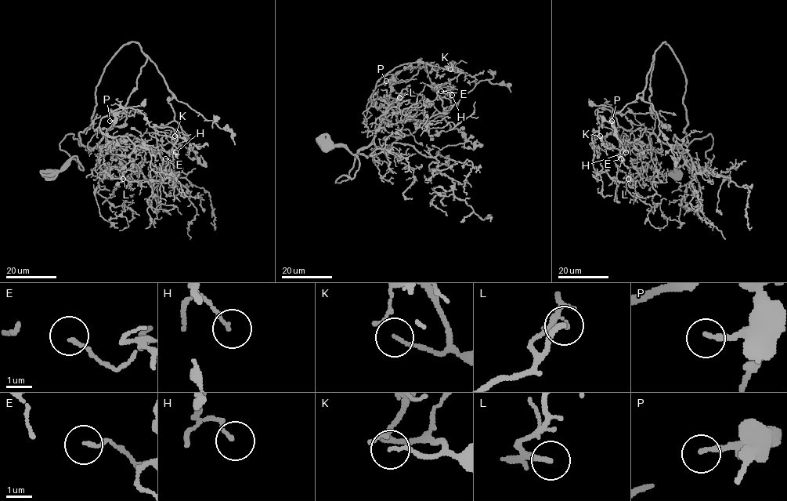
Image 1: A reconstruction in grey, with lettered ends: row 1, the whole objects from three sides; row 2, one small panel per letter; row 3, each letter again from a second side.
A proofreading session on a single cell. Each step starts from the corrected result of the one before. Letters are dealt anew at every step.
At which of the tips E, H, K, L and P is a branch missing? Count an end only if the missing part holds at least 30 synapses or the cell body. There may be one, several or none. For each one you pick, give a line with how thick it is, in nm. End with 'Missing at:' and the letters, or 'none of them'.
L: Thickness 180 nm
Missing at: L

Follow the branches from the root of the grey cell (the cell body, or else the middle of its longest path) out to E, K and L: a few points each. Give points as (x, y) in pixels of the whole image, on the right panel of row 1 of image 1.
E: (677, 173), (682, 156), (704, 167), (710, 134), (672, 147), (600, 107), (621, 158)
K: (677, 173), (682, 156), (704, 167), (710, 134), (672, 147), (600, 107), (600, 136)
L: (677, 173), (682, 156), (694, 169), (704, 167), (710, 134), (672, 147), (651, 133), (651, 160), (628, 179)

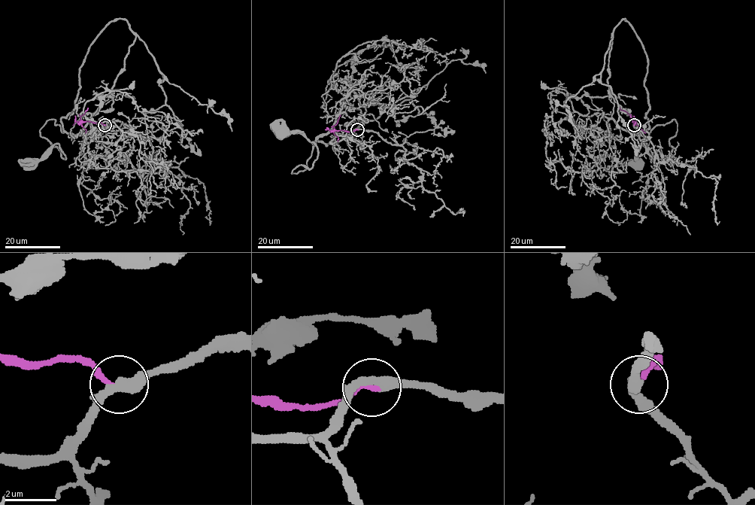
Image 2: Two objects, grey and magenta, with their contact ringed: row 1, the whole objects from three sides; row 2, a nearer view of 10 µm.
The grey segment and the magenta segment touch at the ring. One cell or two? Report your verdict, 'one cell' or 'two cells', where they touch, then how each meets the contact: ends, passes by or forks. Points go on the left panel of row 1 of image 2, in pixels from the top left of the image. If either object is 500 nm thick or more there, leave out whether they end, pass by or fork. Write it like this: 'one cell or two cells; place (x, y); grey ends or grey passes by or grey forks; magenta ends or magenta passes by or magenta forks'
one cell; place (104, 125); grey passes by; magenta ends

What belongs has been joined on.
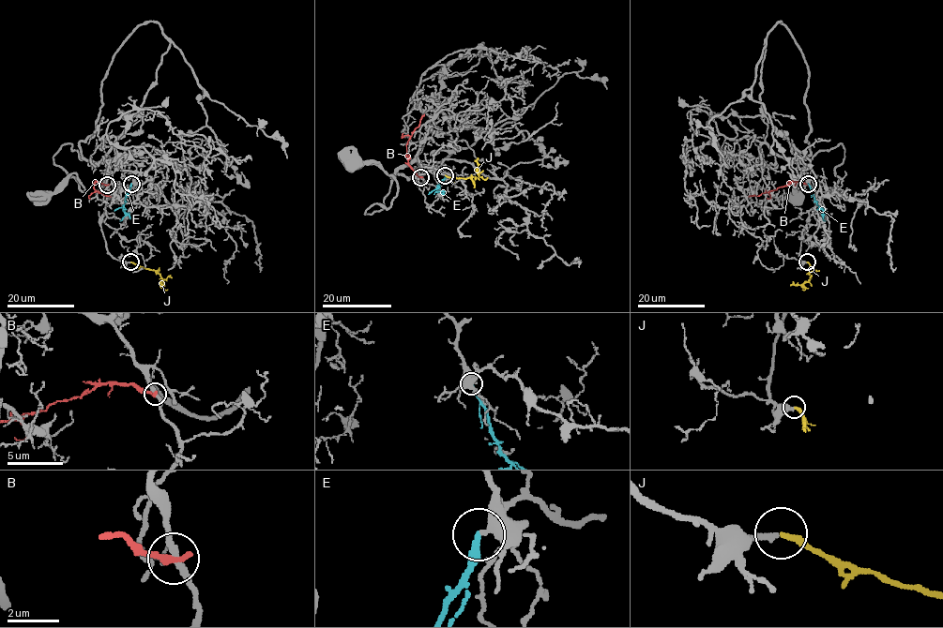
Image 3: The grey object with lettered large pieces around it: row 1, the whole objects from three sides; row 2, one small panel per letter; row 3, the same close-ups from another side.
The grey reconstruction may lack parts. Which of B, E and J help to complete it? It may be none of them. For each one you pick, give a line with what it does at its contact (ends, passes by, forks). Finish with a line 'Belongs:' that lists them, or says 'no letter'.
J: it ends there
Belongs: J

